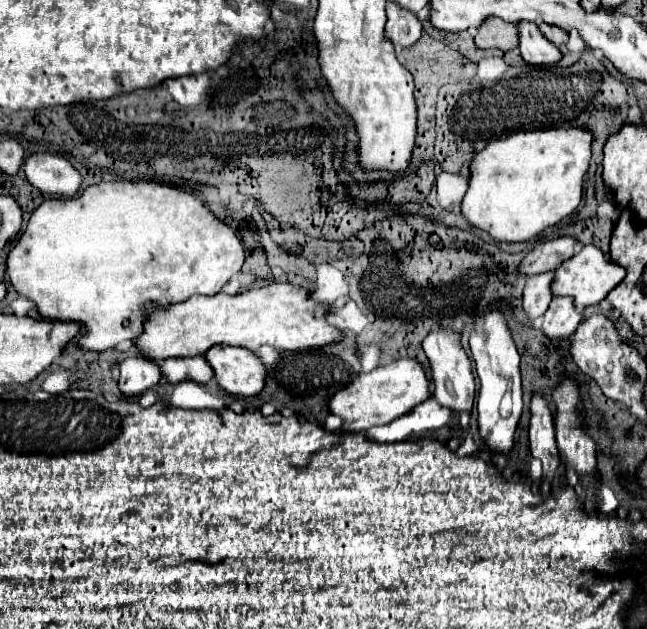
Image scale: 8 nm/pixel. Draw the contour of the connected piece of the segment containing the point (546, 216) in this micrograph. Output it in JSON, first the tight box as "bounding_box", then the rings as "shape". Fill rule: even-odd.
{"bounding_box":[462,128,592,242],"shape":[[[578,128],[518,132],[490,142],[470,164],[470,186],[462,200],[464,218],[496,242],[528,242],[572,214],[582,200],[592,134]]]}

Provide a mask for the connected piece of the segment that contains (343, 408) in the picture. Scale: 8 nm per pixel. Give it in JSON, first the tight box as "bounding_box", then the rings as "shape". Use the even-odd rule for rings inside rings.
{"bounding_box":[328,358,432,434],"shape":[[[402,358],[388,366],[378,366],[368,374],[360,374],[350,382],[344,390],[338,390],[328,400],[328,412],[340,416],[344,420],[344,434],[366,432],[372,426],[388,424],[404,414],[408,414],[414,406],[422,404],[432,392],[432,384],[428,382],[422,366],[416,360]]]}

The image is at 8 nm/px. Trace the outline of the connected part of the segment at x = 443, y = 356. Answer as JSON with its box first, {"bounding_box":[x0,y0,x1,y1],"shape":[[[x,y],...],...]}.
{"bounding_box":[424,328,476,416],"shape":[[[434,328],[426,340],[424,340],[424,352],[430,360],[430,368],[432,368],[432,380],[434,380],[434,398],[440,406],[466,412],[468,416],[472,414],[472,404],[474,404],[474,394],[476,394],[476,386],[474,386],[474,376],[472,376],[472,364],[466,356],[466,352],[462,350],[462,346],[456,342],[456,334],[452,330],[446,328]]]}

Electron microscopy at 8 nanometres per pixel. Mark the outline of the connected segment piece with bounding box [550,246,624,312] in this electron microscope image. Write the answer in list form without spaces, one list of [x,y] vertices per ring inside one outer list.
[[[584,246],[578,254],[574,254],[572,258],[564,260],[556,270],[554,270],[554,280],[552,280],[552,294],[554,296],[572,296],[574,298],[574,306],[576,310],[584,310],[588,306],[598,304],[600,300],[606,298],[606,294],[616,286],[616,282],[620,282],[624,278],[624,270],[620,266],[614,266],[602,250],[598,250],[596,246]]]

